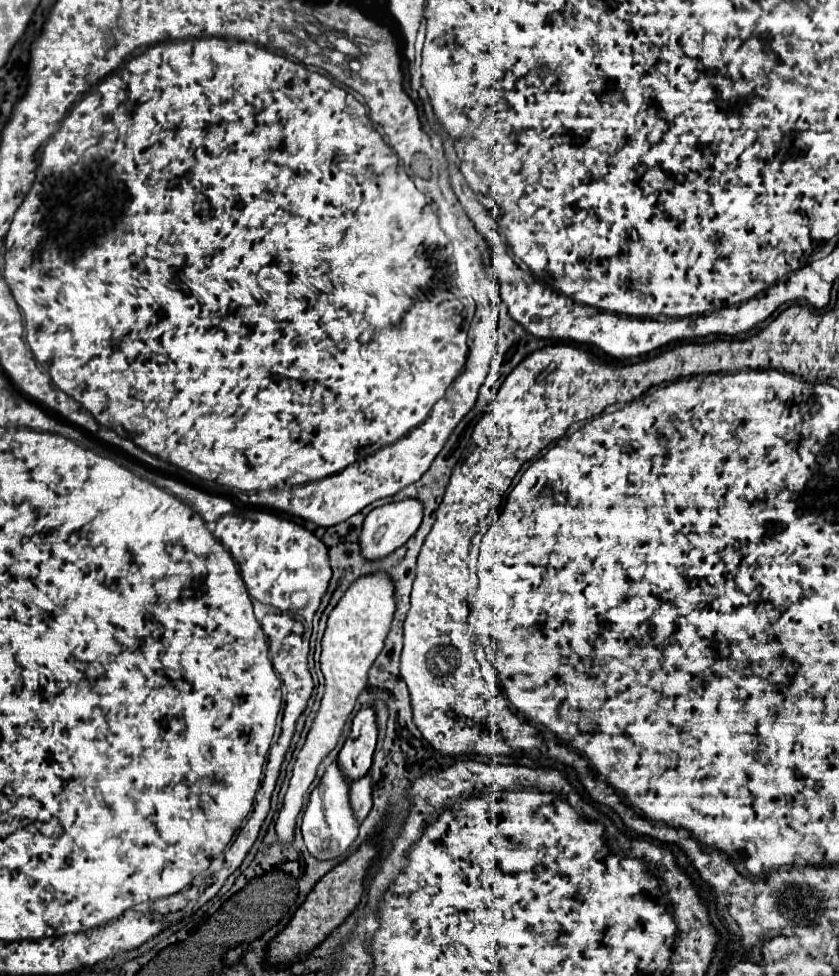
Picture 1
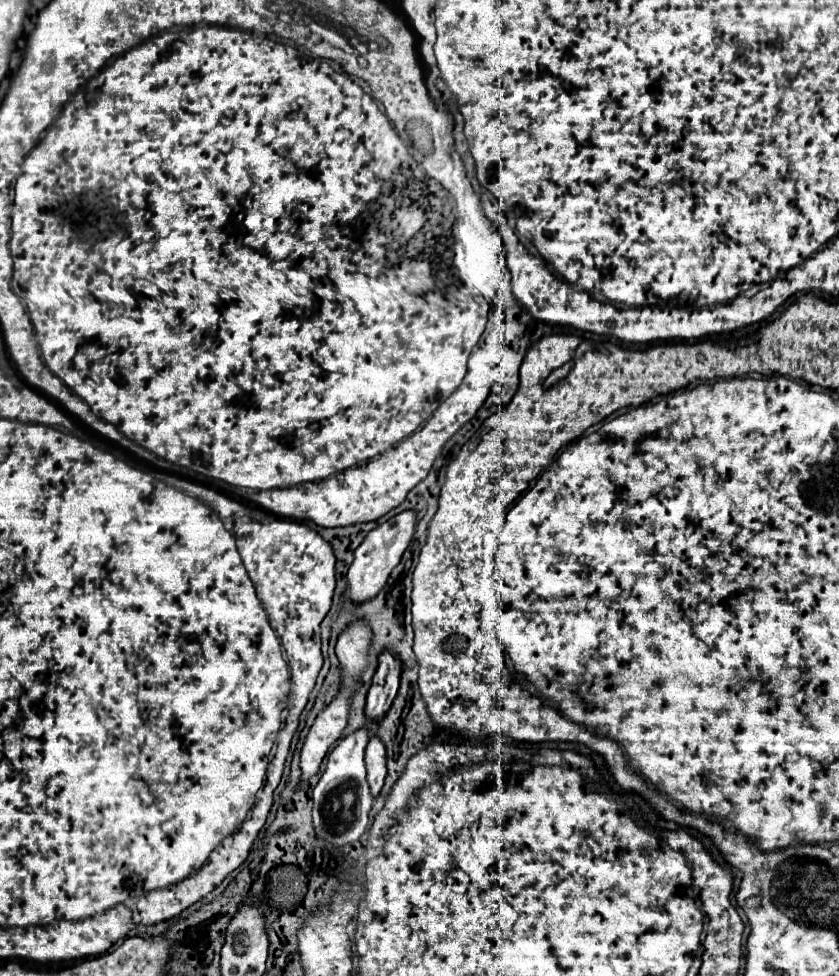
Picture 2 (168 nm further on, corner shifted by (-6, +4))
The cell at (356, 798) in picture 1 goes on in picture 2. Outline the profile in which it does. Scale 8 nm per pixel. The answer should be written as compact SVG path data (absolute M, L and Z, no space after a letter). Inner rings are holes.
M373 736L367 744L365 750L365 766L367 766L367 782L371 788L371 794L377 798L377 794L383 788L383 780L387 776L387 768L385 768L385 746L383 742Z

